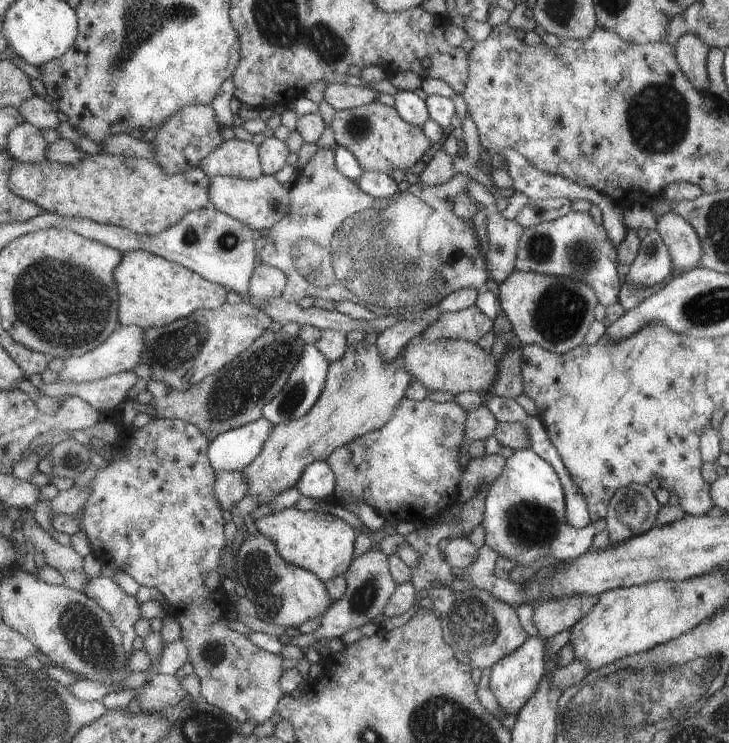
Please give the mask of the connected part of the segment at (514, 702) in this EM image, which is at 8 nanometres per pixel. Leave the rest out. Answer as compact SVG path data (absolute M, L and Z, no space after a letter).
M540 636L530 637L512 654L493 664L489 687L493 690L505 713L518 714L536 694L545 676L545 642L546 640Z

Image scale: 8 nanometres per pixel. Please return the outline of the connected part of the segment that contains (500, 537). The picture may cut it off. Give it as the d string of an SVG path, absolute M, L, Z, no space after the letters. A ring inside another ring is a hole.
M532 450L515 451L507 458L504 470L486 492L482 522L486 533L485 544L491 546L500 556L515 560L518 565L531 563L545 554L556 556L558 563L563 565L584 554L593 544L596 528L594 522L581 529L568 526L564 515L564 491L557 469L546 459Z

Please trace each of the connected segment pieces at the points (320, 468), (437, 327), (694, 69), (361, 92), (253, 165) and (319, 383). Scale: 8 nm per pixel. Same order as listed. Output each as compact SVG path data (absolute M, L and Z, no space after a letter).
M328 460L314 461L305 468L297 482L297 490L308 498L333 498L336 490L336 473Z
M475 304L458 312L445 312L436 322L421 332L426 342L440 339L464 339L477 343L493 328L493 320L480 311Z
M684 33L676 42L677 60L694 88L702 90L708 85L707 54L711 49L694 33Z
M331 83L326 87L325 100L336 111L341 111L374 103L379 94L376 89L363 87L362 85L354 86Z
M235 137L222 142L199 166L211 179L222 175L257 179L262 176L260 159L254 142Z
M315 343L305 344L303 351L301 352L301 359L290 373L288 382L282 387L282 390L277 394L276 398L264 408L264 415L273 426L296 420L312 410L314 403L317 402L322 391L325 390L329 366L329 360Z

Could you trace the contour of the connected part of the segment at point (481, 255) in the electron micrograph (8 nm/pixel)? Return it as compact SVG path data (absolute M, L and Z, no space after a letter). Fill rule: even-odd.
M318 149L292 182L289 214L269 230L266 238L260 237L259 240L256 240L257 254L260 255L264 264L282 269L282 272L285 272L288 277L285 290L281 294L285 301L297 302L305 297L314 297L334 300L336 303L338 301L352 301L362 305L370 304L370 308L398 308L402 315L417 314L424 309L438 306L439 302L446 298L446 295L455 290L474 287L477 288L478 292L481 292L486 289L488 284L488 260L476 236L475 228L472 222L460 220L453 211L454 198L460 192L466 192L466 186L470 184L470 181L471 177L468 173L457 173L448 182L441 185L426 186L422 183L416 183L416 186L411 186L408 191L402 192L397 200L375 200L375 196L364 192L355 181L337 168L334 150Z

